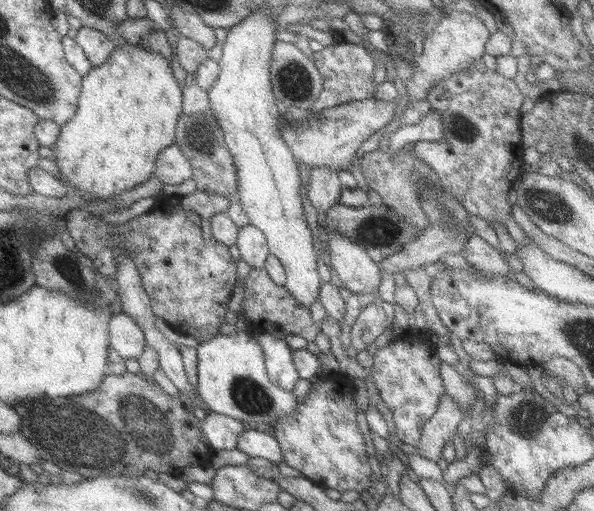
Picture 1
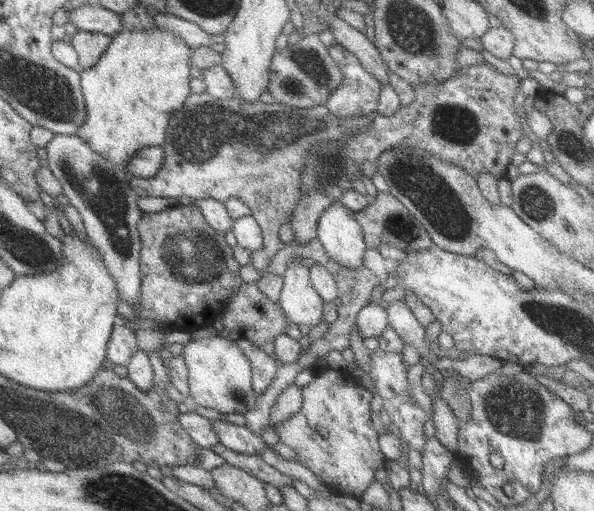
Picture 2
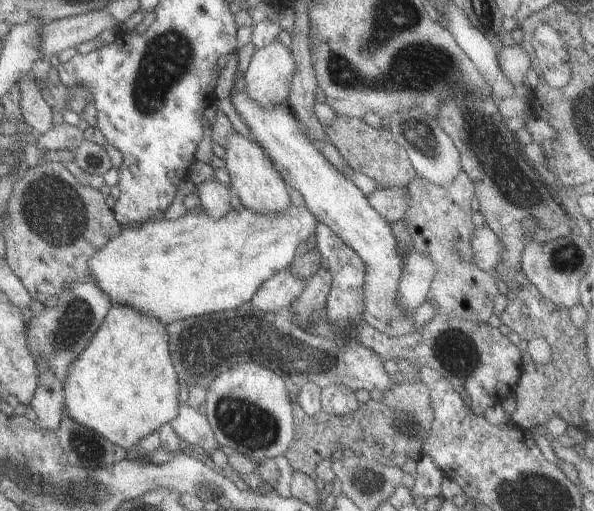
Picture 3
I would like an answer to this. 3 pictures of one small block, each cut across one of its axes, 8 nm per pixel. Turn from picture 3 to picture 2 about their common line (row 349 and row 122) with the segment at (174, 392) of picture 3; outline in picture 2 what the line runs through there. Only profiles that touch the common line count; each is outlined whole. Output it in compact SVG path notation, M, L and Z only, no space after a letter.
M156 25L149 30L119 31L96 65L80 72L86 122L76 136L122 168L138 150L161 146L170 117L188 98L190 80L197 74L189 64L191 55L180 36Z

